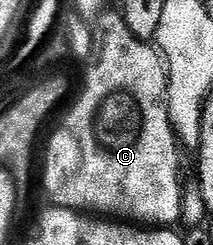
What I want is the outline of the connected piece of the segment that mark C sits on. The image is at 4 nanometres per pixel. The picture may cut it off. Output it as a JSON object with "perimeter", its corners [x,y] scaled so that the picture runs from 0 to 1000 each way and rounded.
{"perimeter":[[[507,82],[507,163],[488,163],[488,229],[469,229],[469,278],[432,298],[432,327],[390,314],[394,380],[357,408],[357,429],[300,473],[282,527],[225,571],[225,641],[207,653],[207,767],[225,780],[239,829],[268,849],[329,849],[380,873],[465,873],[488,890],[559,890],[638,922],[808,922],[854,882],[854,747],[845,751],[850,592],[812,539],[789,473],[789,314],[793,286],[775,241],[700,167],[657,163],[568,82]]]}

